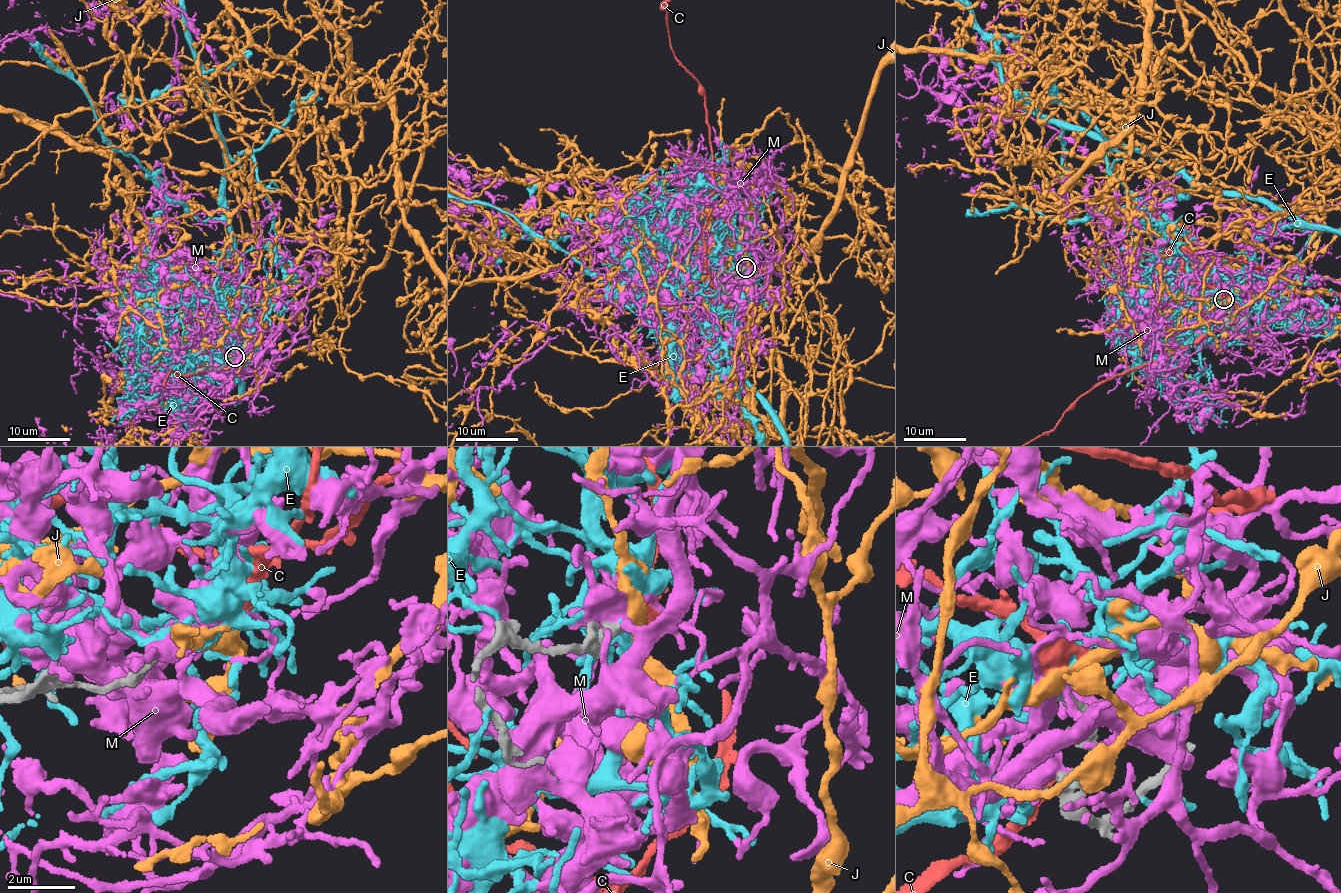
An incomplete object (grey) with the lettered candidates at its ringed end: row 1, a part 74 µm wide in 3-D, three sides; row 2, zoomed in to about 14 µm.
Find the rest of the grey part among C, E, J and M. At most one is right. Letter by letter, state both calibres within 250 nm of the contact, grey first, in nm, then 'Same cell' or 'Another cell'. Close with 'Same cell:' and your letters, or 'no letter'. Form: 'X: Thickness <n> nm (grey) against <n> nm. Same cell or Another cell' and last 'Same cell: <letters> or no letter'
C: Thickness 340 nm (grey) against 360 nm. Same cell
E: Thickness 400 nm (grey) against 200 nm. Another cell
J: Thickness 360 nm (grey) against 420 nm. Another cell
M: Thickness 400 nm (grey) against 440 nm. Another cell
Same cell: C

